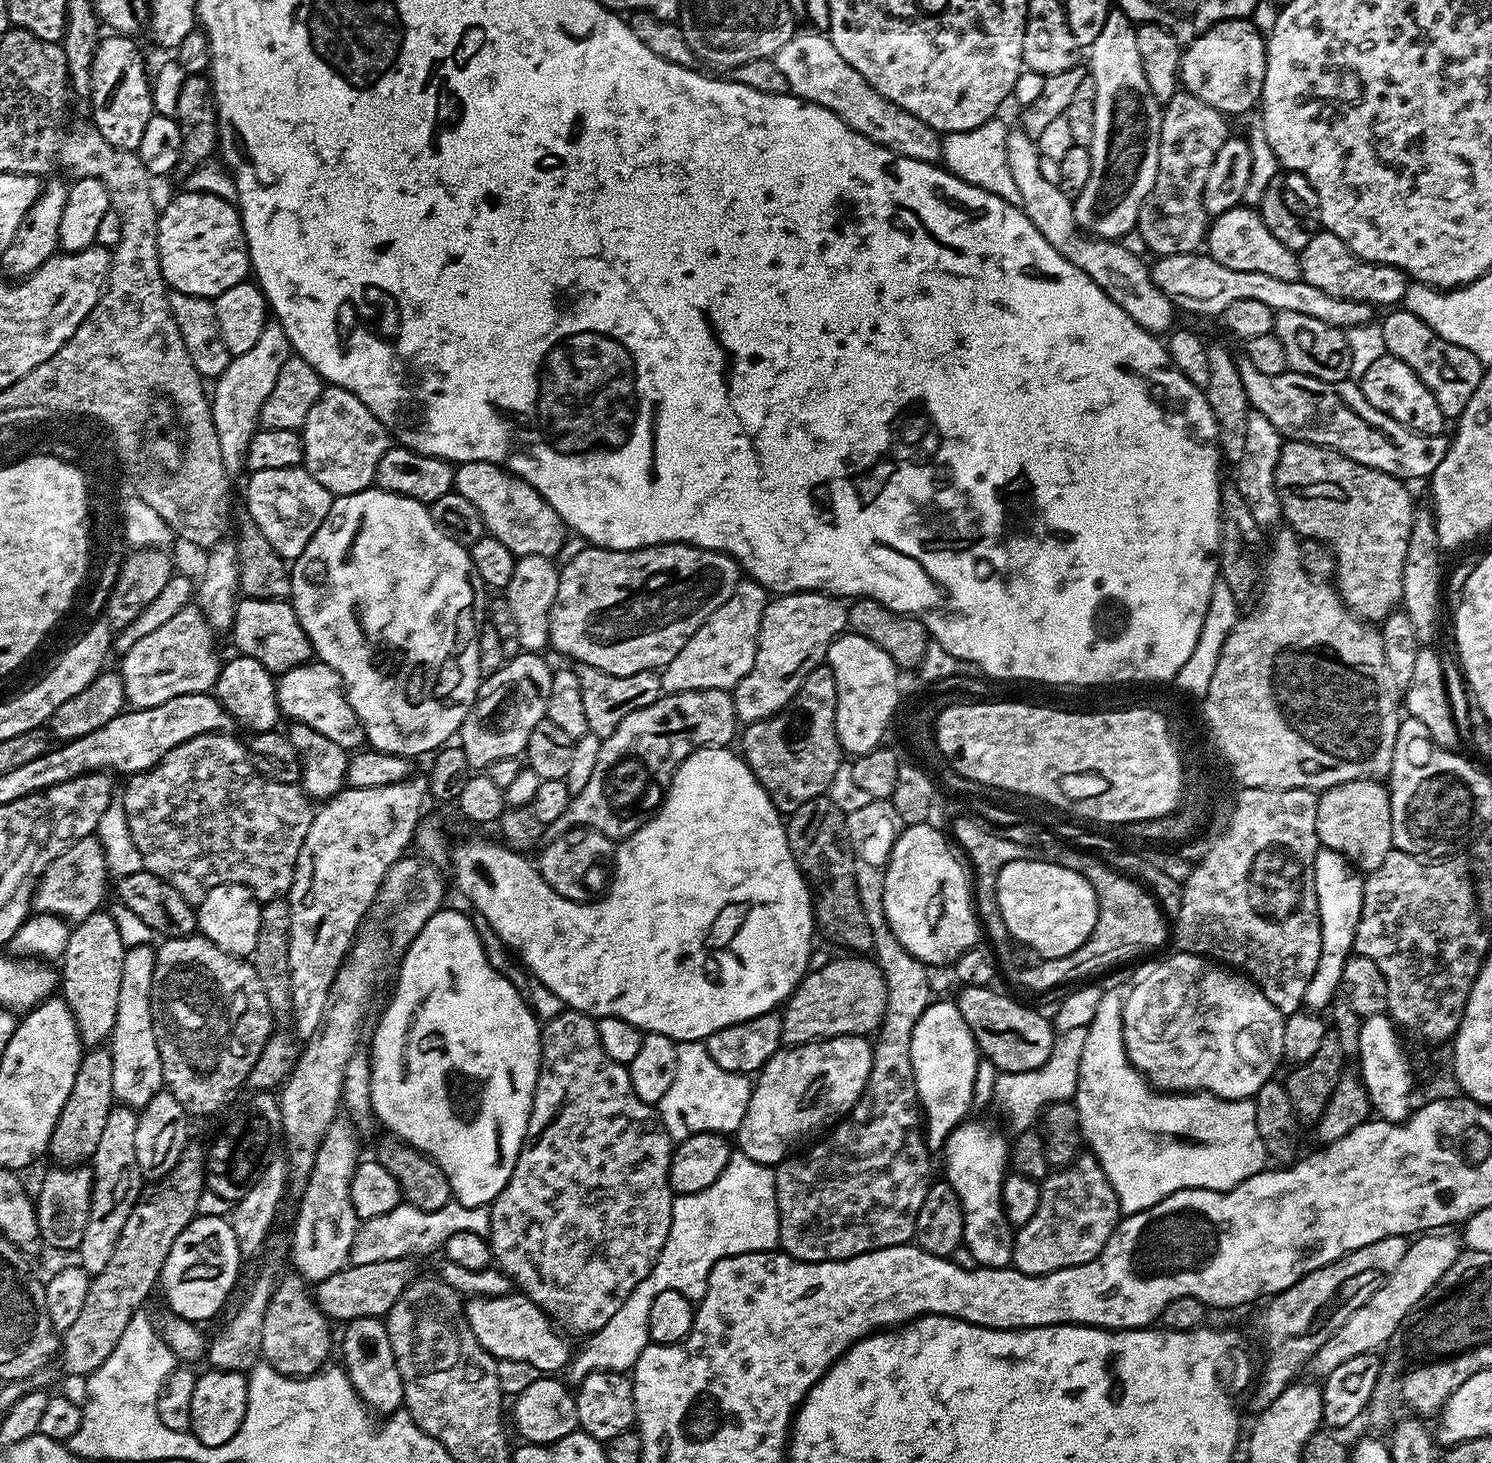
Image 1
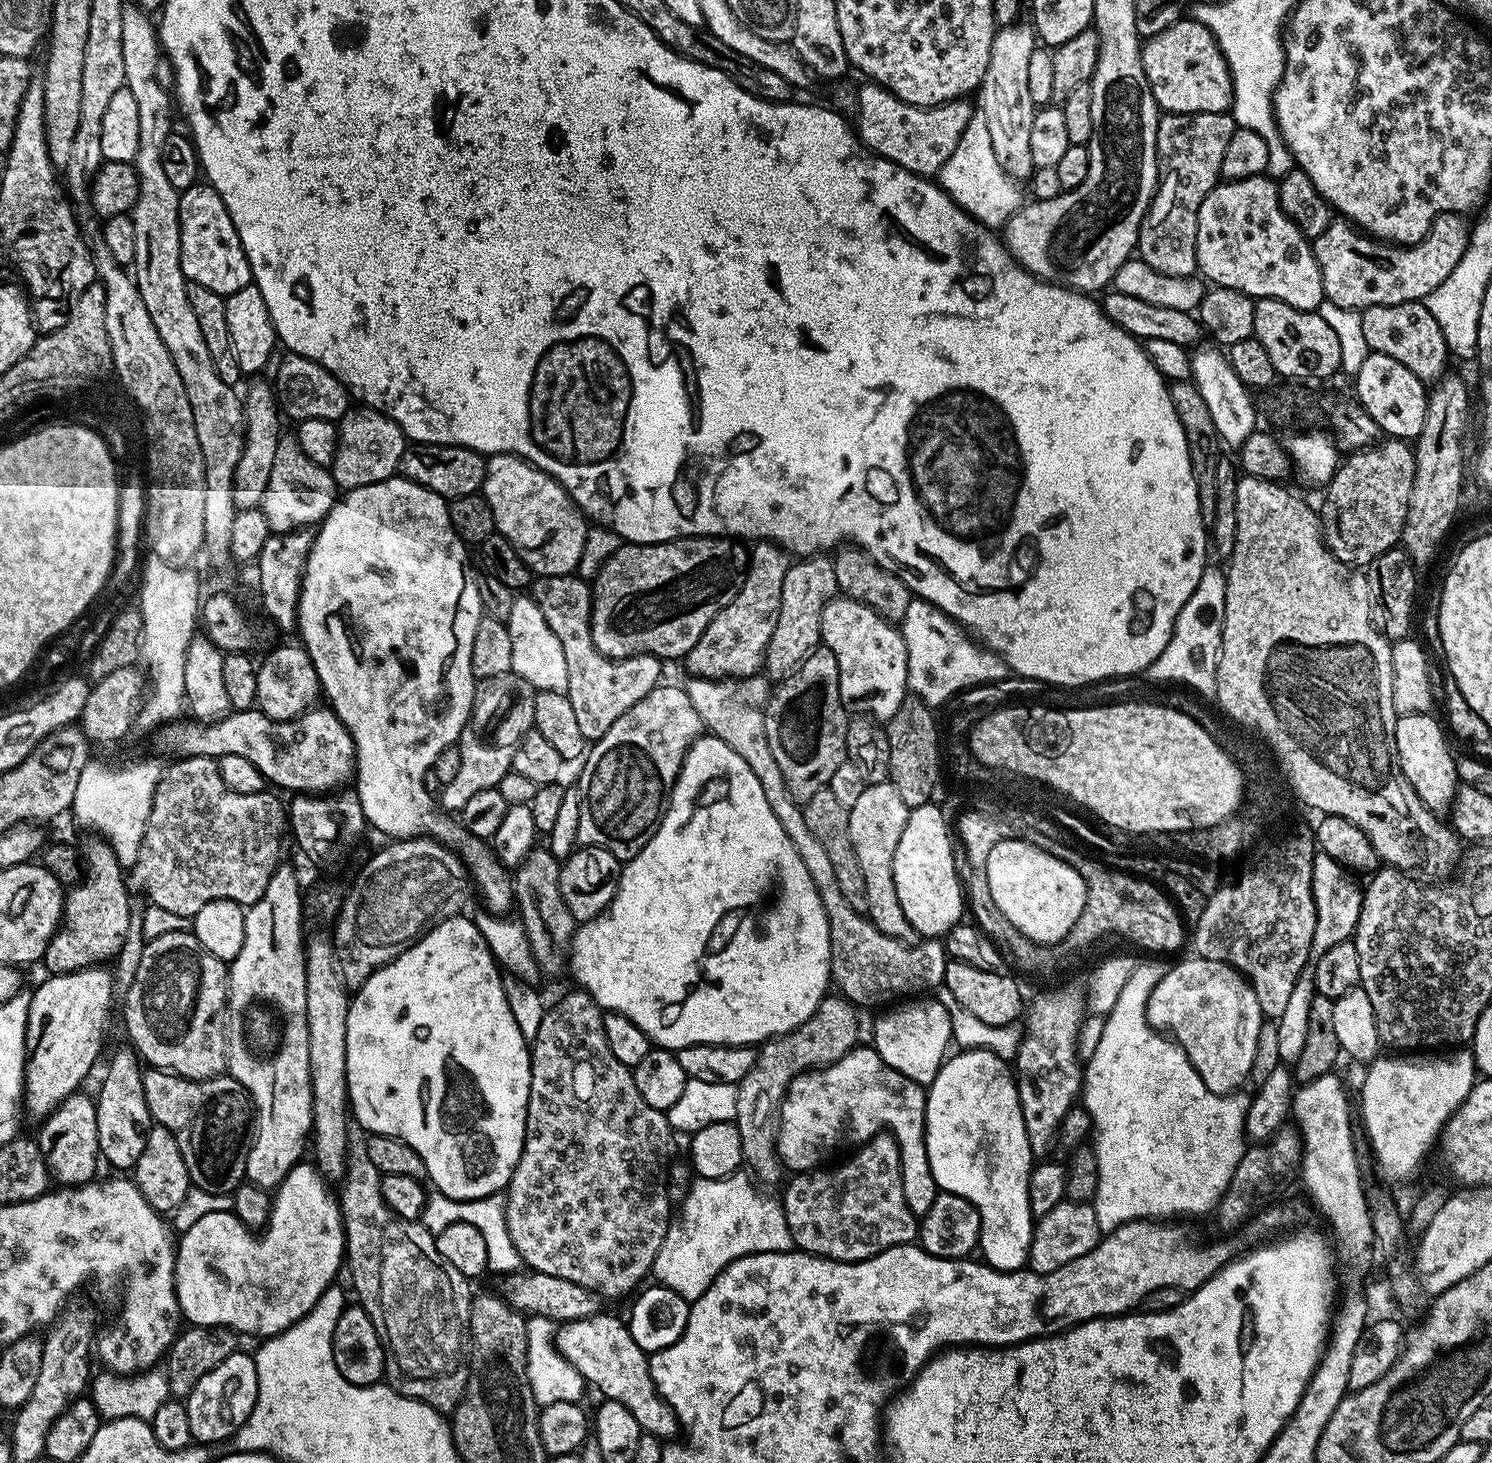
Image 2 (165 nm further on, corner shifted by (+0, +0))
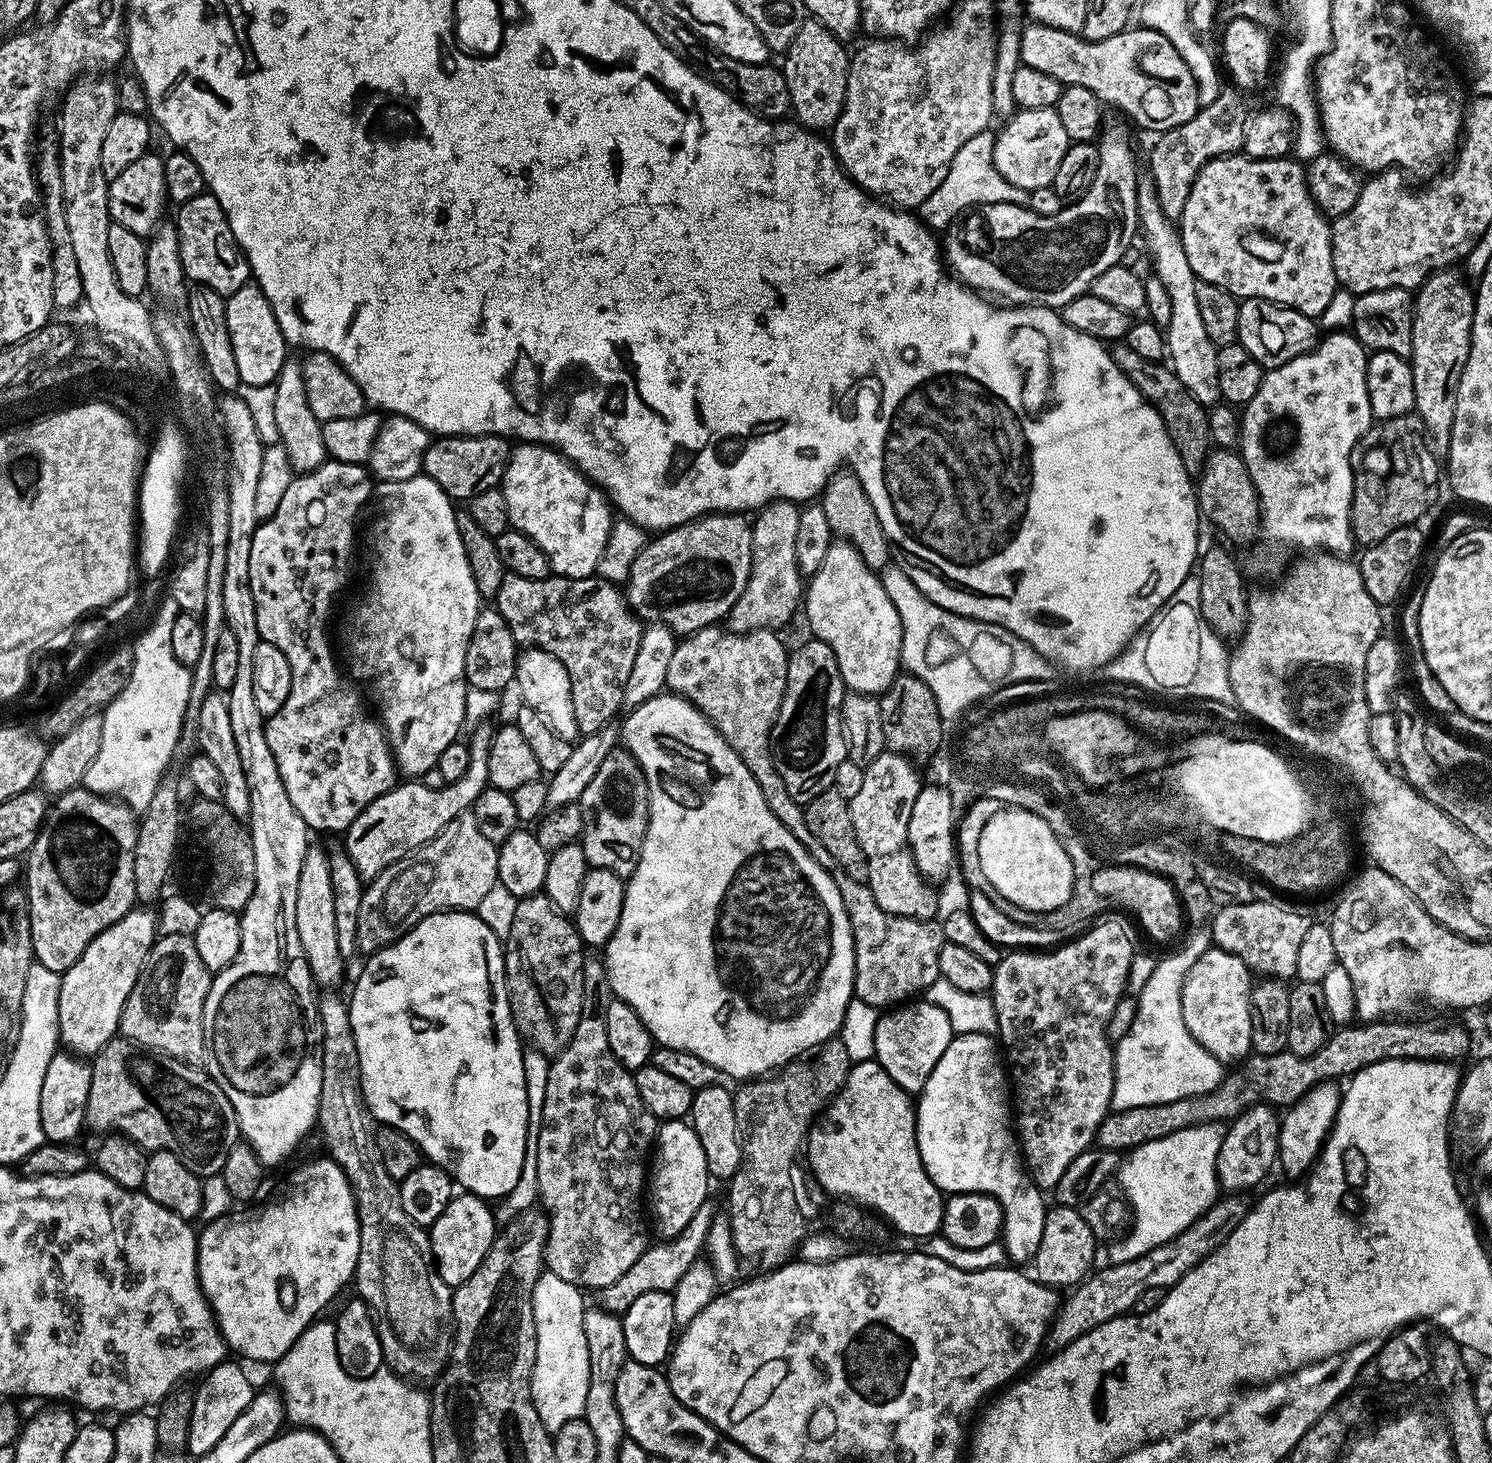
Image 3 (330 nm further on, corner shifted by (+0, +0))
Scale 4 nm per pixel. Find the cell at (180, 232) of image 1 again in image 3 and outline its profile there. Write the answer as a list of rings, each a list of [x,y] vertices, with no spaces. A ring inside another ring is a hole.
[[[206,190],[198,198],[190,198],[190,202],[179,205],[175,211],[174,223],[180,243],[180,257],[184,275],[189,281],[205,284],[225,298],[243,284],[249,283],[248,258],[230,230],[230,222],[218,198],[214,198],[212,193]]]

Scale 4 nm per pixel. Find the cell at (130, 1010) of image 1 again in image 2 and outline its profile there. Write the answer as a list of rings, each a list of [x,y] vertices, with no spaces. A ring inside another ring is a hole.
[[[131,1047],[120,1048],[112,1056],[108,1064],[108,1073],[104,1076],[104,1085],[100,1093],[95,1093],[96,1117],[98,1118],[98,1146],[100,1156],[112,1168],[135,1169],[138,1158],[142,1158],[142,1149],[146,1146],[148,1132],[154,1127],[154,1121],[150,1110],[146,1106],[146,1094],[142,1090],[142,1060]]]

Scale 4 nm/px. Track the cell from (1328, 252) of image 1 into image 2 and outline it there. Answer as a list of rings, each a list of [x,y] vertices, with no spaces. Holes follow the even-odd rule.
[[[1445,212],[1433,219],[1432,228],[1425,240],[1419,240],[1416,244],[1389,244],[1383,240],[1377,240],[1356,227],[1355,224],[1343,219],[1336,218],[1322,234],[1318,234],[1311,241],[1312,253],[1322,270],[1322,286],[1324,287],[1325,301],[1334,306],[1363,310],[1370,306],[1394,306],[1402,302],[1423,301],[1446,278],[1450,278],[1450,270],[1458,266],[1462,254],[1468,245],[1470,224],[1463,215],[1455,212]]]

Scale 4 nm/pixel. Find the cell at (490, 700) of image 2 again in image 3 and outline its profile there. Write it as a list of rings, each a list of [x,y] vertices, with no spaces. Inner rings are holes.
[[[485,722],[473,731],[476,733],[473,734],[472,740],[470,739],[468,744],[470,766],[467,768],[466,774],[462,774],[462,778],[458,778],[458,782],[446,784],[445,788],[440,790],[430,790],[429,787],[420,782],[397,783],[389,792],[382,794],[374,802],[370,802],[370,806],[366,806],[366,810],[362,810],[362,814],[358,814],[358,818],[354,818],[352,825],[343,833],[342,847],[347,852],[350,862],[354,862],[361,880],[365,882],[373,880],[378,874],[382,874],[382,870],[386,866],[390,866],[395,860],[409,856],[416,848],[430,843],[455,816],[471,809],[472,803],[478,798],[478,794],[482,794],[482,790],[489,787],[490,742],[494,731],[493,725],[490,725],[491,723]]]

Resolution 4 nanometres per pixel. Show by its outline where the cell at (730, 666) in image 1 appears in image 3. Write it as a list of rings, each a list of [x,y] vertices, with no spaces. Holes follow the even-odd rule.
[[[773,500],[755,513],[752,525],[752,565],[746,590],[728,611],[726,624],[733,632],[753,632],[759,628],[780,630],[798,612],[806,584],[798,570],[794,551],[800,508],[790,500]]]

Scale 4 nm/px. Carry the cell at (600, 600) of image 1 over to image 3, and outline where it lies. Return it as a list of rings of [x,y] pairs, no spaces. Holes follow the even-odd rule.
[[[714,512],[710,516],[699,516],[697,520],[687,520],[682,526],[661,531],[647,541],[644,549],[634,558],[634,566],[630,566],[630,574],[626,581],[626,599],[629,608],[644,622],[659,622],[667,626],[677,637],[683,638],[694,634],[703,628],[719,625],[728,615],[728,611],[738,602],[742,590],[746,590],[746,582],[750,578],[750,566],[752,565],[752,525],[747,515],[738,512]]]

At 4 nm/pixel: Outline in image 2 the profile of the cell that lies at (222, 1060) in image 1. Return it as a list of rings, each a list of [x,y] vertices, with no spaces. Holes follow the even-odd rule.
[[[191,931],[162,934],[145,943],[138,972],[122,1004],[124,1028],[132,1039],[131,1047],[139,1053],[147,1067],[160,1068],[163,1072],[173,1072],[191,1080],[208,1080],[227,1069],[228,970],[229,965],[214,958],[214,954],[210,954],[210,950],[206,950]]]

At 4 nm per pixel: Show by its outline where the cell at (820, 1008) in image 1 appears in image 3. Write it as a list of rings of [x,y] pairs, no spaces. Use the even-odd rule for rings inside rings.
[[[838,1038],[828,1040],[815,1049],[812,1061],[791,1060],[775,1074],[744,1082],[735,1089],[732,1101],[736,1125],[740,1131],[740,1165],[732,1179],[727,1181],[728,1225],[732,1228],[732,1241],[737,1257],[750,1263],[756,1270],[771,1270],[793,1259],[798,1245],[813,1231],[816,1220],[816,1200],[812,1197],[813,1185],[806,1171],[806,1141],[813,1120],[835,1098],[846,1082],[853,1061],[846,1054],[846,1046]]]

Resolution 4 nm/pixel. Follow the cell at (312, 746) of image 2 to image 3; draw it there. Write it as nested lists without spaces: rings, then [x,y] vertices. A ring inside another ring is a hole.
[[[329,458],[314,471],[292,479],[278,510],[268,520],[257,524],[254,542],[250,542],[248,585],[254,594],[258,634],[263,643],[278,646],[278,650],[286,654],[286,662],[290,662],[290,694],[277,712],[267,717],[265,736],[294,810],[302,816],[309,829],[317,828],[320,832],[343,833],[354,818],[370,806],[370,802],[389,792],[398,780],[396,761],[379,719],[372,717],[371,720],[364,713],[364,704],[356,693],[357,685],[340,673],[340,664],[328,641],[332,603],[347,586],[348,575],[352,572],[356,519],[371,496],[373,499],[374,477],[364,464]]]

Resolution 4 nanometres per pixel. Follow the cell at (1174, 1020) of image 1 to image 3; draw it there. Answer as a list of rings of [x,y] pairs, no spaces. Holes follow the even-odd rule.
[[[1215,946],[1208,948],[1194,966],[1190,966],[1190,974],[1186,974],[1182,986],[1182,1018],[1186,1022],[1186,1030],[1216,1060],[1225,1066],[1235,1065],[1243,1061],[1252,1052],[1252,1027],[1250,1026],[1250,998],[1252,997],[1253,973],[1234,954]]]

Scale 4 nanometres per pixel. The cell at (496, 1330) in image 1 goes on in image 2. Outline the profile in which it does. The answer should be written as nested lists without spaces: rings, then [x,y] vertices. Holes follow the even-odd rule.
[[[597,1314],[590,1318],[570,1320],[561,1323],[558,1331],[555,1333],[554,1343],[556,1350],[573,1364],[574,1370],[576,1370],[591,1387],[593,1384],[593,1386],[601,1392],[599,1395],[603,1397],[603,1399],[622,1402],[622,1406],[626,1406],[626,1410],[630,1410],[630,1414],[634,1414],[641,1433],[649,1436],[657,1436],[662,1442],[671,1441],[673,1437],[675,1437],[672,1435],[678,1432],[676,1412],[660,1397],[658,1390],[654,1386],[654,1382],[650,1378],[650,1366],[648,1365],[649,1353],[643,1352],[638,1346],[638,1342],[634,1342],[627,1323],[625,1323],[621,1317],[619,1320],[616,1316],[604,1315],[605,1314]]]

